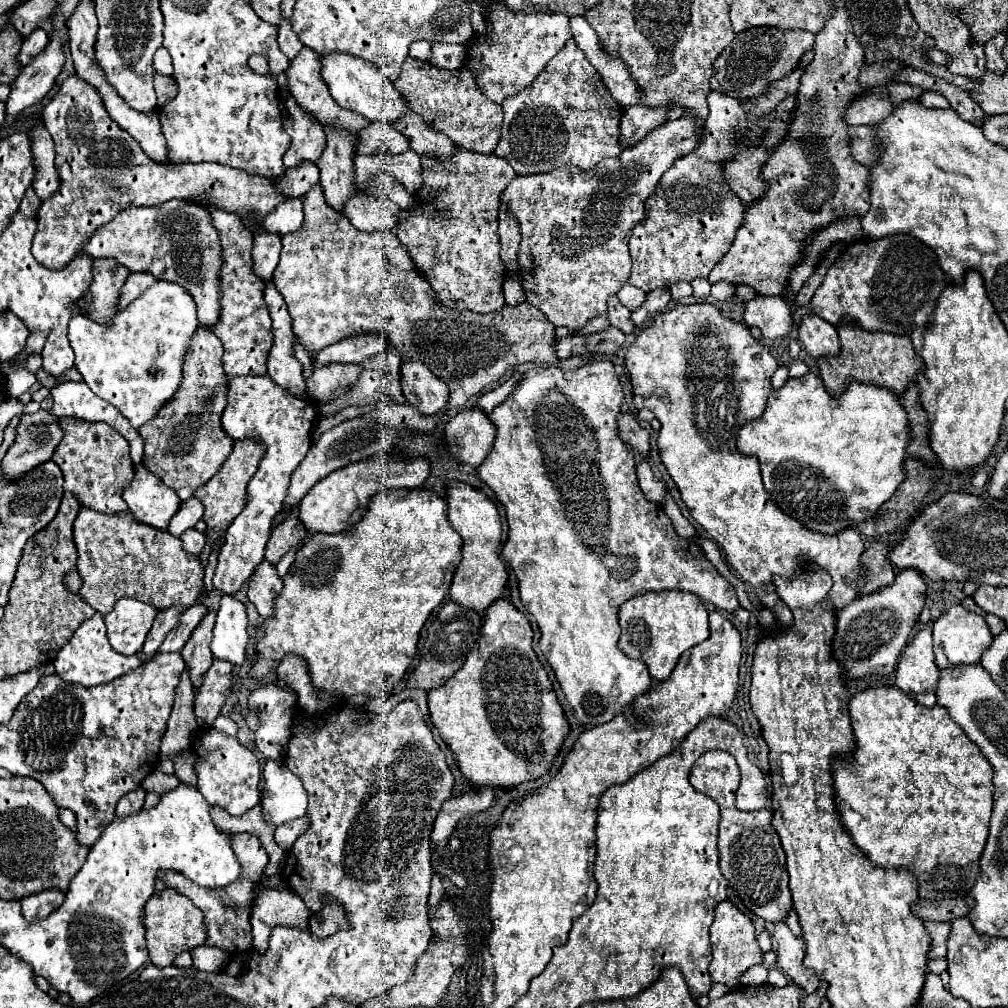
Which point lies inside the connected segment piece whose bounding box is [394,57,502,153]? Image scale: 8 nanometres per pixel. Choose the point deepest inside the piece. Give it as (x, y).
(450, 101)

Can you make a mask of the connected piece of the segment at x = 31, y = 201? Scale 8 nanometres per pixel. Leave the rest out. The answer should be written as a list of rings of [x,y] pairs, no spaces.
[[[32,185],[27,189],[20,207],[19,211],[28,217],[35,217],[38,208],[41,205],[41,200],[36,195]]]

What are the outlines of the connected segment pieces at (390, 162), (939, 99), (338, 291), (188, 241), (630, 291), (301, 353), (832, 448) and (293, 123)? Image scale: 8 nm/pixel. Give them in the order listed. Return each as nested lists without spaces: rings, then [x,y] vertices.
[[[406,151],[400,155],[356,155],[354,157],[354,167],[356,167],[356,183],[360,193],[366,193],[368,179],[372,179],[378,173],[388,173],[396,177],[408,193],[416,193],[422,185],[422,167],[420,167],[420,155],[416,151]]]
[[[924,91],[922,97],[920,97],[920,103],[924,107],[938,107],[938,109],[948,109],[950,107],[950,103],[940,93],[934,93],[934,91]]]
[[[320,185],[312,187],[312,191],[304,193],[302,197],[304,197],[304,201],[302,201],[302,203],[304,203],[304,225],[302,225],[300,231],[294,231],[294,233],[288,233],[288,235],[282,237],[280,263],[278,263],[276,271],[274,271],[272,281],[276,283],[280,295],[284,297],[284,301],[286,301],[286,305],[288,305],[288,313],[290,313],[290,317],[292,317],[292,327],[294,327],[296,337],[298,337],[310,351],[320,351],[320,349],[324,349],[324,347],[328,347],[328,345],[332,345],[332,343],[344,339],[344,337],[356,335],[356,333],[384,331],[384,333],[388,335],[388,339],[392,339],[392,341],[390,341],[390,343],[392,343],[392,349],[398,349],[404,361],[406,361],[406,359],[412,359],[412,357],[414,357],[414,359],[420,359],[420,361],[424,361],[432,371],[436,371],[436,375],[438,375],[440,379],[444,379],[444,383],[446,383],[448,389],[450,389],[448,405],[446,405],[444,413],[446,413],[448,409],[462,407],[470,397],[482,393],[488,385],[496,383],[508,369],[512,369],[512,367],[516,367],[516,365],[522,365],[522,363],[550,363],[550,365],[554,365],[554,363],[558,363],[556,351],[544,351],[546,347],[552,347],[552,345],[554,345],[556,335],[554,335],[554,325],[548,323],[548,319],[544,319],[544,315],[540,313],[540,309],[532,307],[530,303],[522,303],[522,305],[518,305],[518,307],[504,305],[498,313],[480,315],[480,313],[470,313],[470,311],[460,311],[460,309],[442,307],[442,305],[436,301],[436,297],[432,295],[432,287],[428,285],[428,281],[420,275],[420,271],[416,271],[416,267],[414,267],[414,263],[412,263],[412,259],[410,259],[406,247],[402,247],[402,243],[398,241],[398,237],[396,237],[392,231],[386,231],[386,233],[362,233],[362,231],[358,231],[356,227],[352,227],[352,223],[350,223],[344,215],[332,211],[332,209],[326,205]]]
[[[182,199],[166,201],[156,207],[130,207],[122,211],[110,223],[100,227],[78,255],[88,255],[92,259],[110,257],[122,263],[128,271],[146,271],[160,281],[184,287],[196,303],[198,321],[206,327],[214,327],[220,317],[220,253],[218,233],[208,211],[202,205]]]
[[[626,283],[626,285],[618,291],[618,299],[620,299],[620,303],[622,303],[624,307],[628,307],[630,311],[638,309],[638,307],[642,305],[644,297],[646,297],[646,293],[640,291],[640,289],[636,289],[636,287],[632,287],[630,283]]]
[[[295,337],[294,339],[294,356],[300,361],[303,366],[304,378],[309,377],[313,372],[313,352],[309,352]]]
[[[808,373],[798,379],[788,379],[782,389],[772,391],[762,417],[740,429],[738,451],[758,457],[764,489],[786,515],[816,533],[834,535],[870,519],[904,481],[908,435],[906,411],[894,391],[852,381],[846,385],[846,393],[832,397],[824,389],[822,379],[816,373]]]
[[[290,95],[280,101],[280,109],[284,109],[284,129],[292,137],[292,145],[284,155],[284,167],[298,167],[304,159],[318,163],[326,143],[324,131],[318,129],[318,123],[314,123],[314,119],[304,113]]]

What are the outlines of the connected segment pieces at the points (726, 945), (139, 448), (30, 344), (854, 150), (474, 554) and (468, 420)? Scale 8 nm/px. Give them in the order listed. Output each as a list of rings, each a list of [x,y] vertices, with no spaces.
[[[724,900],[716,905],[716,917],[710,927],[710,943],[712,943],[712,961],[708,965],[710,977],[714,983],[722,983],[728,989],[736,989],[740,985],[740,977],[752,967],[764,961],[764,953],[758,947],[754,923],[729,901]]]
[[[70,381],[60,383],[52,387],[52,399],[54,399],[52,413],[56,417],[76,417],[92,423],[104,421],[112,425],[118,433],[122,433],[128,439],[132,447],[130,457],[134,465],[142,463],[142,451],[144,451],[142,435],[128,423],[128,419],[124,419],[124,415],[120,415],[120,411],[116,411],[116,407],[92,395],[86,383],[70,383]]]
[[[30,333],[28,341],[26,341],[26,349],[24,349],[24,351],[40,353],[40,351],[42,351],[42,347],[44,347],[44,339],[46,339],[46,337],[48,337],[48,335],[44,335],[44,333]]]
[[[870,125],[848,129],[850,153],[864,167],[874,167],[878,161],[878,147],[874,145],[872,133],[874,133],[874,127],[870,127]]]
[[[448,481],[448,519],[464,541],[462,561],[456,567],[450,585],[450,599],[462,607],[484,613],[494,601],[504,595],[508,585],[508,569],[498,557],[502,535],[500,515],[496,511],[496,505],[482,491],[460,481]]]
[[[468,409],[452,417],[444,427],[444,445],[448,457],[458,463],[478,467],[492,449],[496,427],[486,413]]]

